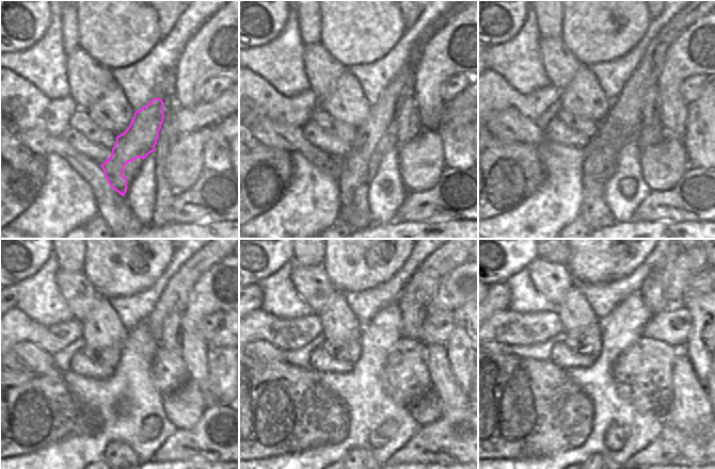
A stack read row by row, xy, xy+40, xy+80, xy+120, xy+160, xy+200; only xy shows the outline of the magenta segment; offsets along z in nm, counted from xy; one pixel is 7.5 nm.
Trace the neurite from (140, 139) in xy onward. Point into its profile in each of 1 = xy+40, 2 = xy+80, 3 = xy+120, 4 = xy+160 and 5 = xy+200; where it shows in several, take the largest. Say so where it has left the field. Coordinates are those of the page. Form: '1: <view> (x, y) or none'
1: xy+40 (379, 132)
2: xy+80 (622, 123)
3: xy+120 (174, 298)
4: xy+160 (423, 287)
5: xy+200 (688, 262)

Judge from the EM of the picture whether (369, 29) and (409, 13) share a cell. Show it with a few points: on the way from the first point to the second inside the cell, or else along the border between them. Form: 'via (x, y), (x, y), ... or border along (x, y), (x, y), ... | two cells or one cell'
border along (399, 11), (402, 23), (407, 29) | two cells

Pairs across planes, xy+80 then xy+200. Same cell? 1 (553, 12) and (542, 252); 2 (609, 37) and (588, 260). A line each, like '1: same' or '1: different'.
1: same
2: same

